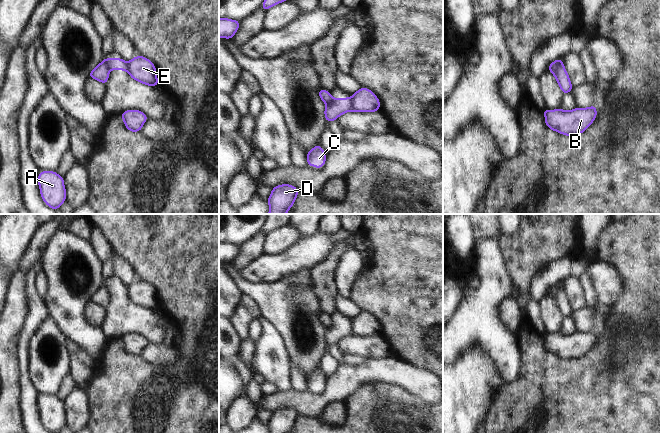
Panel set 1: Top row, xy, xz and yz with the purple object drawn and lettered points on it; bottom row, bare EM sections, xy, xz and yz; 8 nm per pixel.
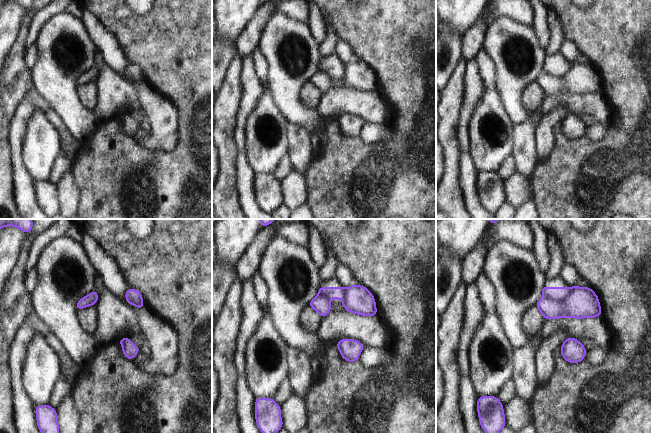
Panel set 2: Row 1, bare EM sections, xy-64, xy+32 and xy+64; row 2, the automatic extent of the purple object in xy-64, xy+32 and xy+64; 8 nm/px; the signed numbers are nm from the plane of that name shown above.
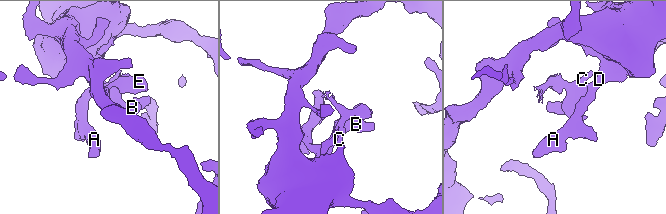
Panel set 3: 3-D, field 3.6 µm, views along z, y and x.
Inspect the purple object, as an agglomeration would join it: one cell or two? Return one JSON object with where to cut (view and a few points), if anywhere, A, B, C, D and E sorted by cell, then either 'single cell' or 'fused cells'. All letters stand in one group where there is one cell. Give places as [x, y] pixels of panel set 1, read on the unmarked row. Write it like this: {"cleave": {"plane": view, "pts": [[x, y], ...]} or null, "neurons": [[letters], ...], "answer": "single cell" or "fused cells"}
{"cleave": {"plane": "xz", "pts": [[350, 321], [352, 334]]}, "neurons": [["A", "B", "C", "D"], ["E"]], "answer": "fused cells"}

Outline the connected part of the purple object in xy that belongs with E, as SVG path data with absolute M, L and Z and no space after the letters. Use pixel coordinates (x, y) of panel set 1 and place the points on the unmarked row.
M136 280L128 286L129 299L147 310L159 310L155 289L144 280Z

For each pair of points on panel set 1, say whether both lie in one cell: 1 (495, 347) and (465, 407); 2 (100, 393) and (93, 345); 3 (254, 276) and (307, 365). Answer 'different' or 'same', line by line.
1: different
2: different
3: different

